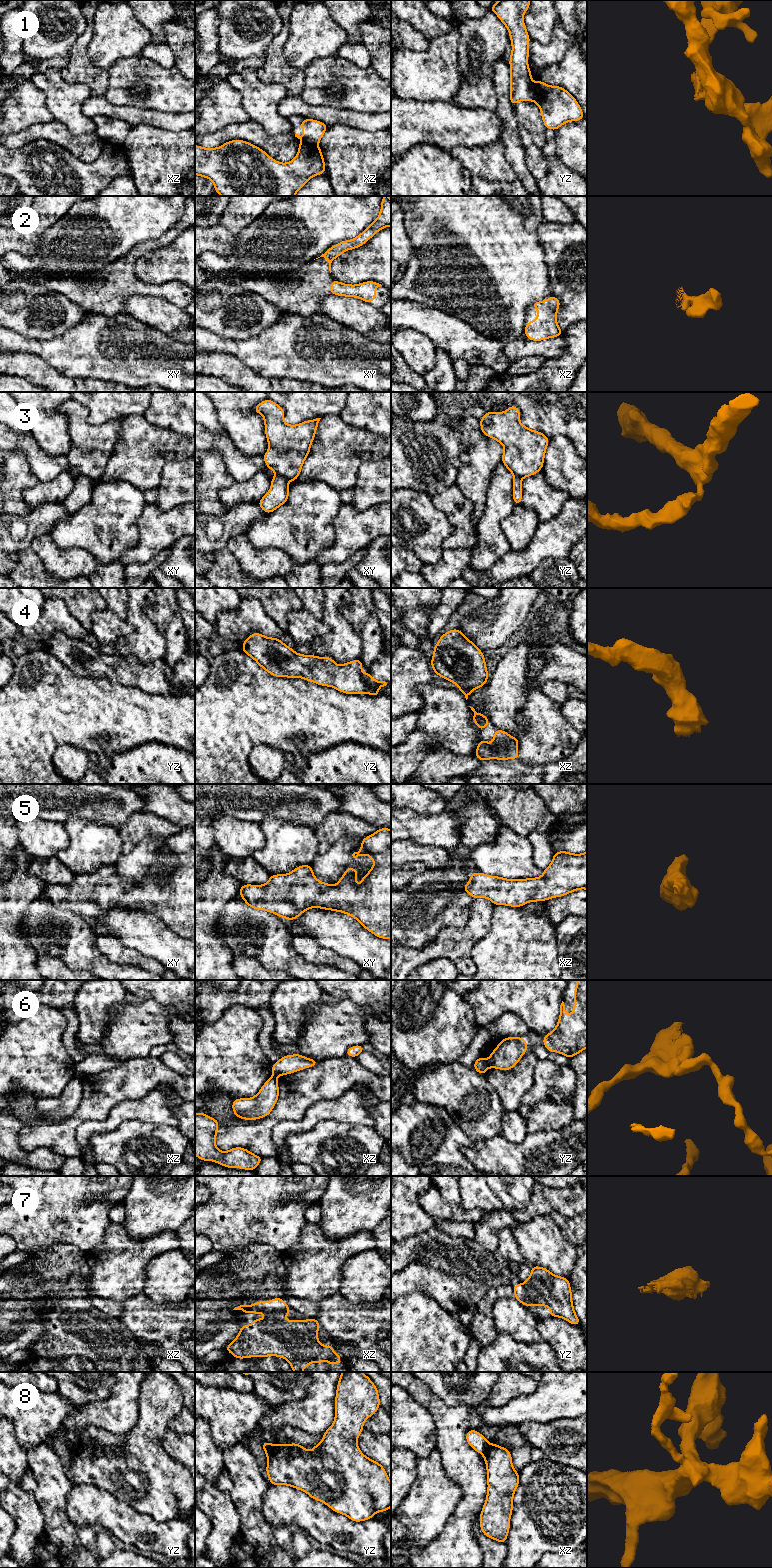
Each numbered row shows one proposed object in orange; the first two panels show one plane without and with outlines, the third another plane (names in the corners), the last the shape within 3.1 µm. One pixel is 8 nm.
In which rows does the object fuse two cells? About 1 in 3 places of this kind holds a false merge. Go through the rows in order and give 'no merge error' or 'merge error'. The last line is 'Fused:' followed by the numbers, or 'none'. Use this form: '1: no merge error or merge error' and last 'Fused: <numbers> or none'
1: merge error
2: no merge error
3: merge error
4: no merge error
5: no merge error
6: merge error
7: no merge error
8: merge error
Fused: 1, 3, 6, 8

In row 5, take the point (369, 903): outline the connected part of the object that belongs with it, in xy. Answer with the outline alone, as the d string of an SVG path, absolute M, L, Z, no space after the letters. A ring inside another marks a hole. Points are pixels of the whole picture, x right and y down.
M380 828L375 833L361 840L361 849L359 852L354 852L352 856L368 855L374 865L369 872L362 877L362 883L357 885L355 879L358 876L358 871L355 868L347 867L344 875L340 878L336 885L330 885L319 881L313 873L312 865L301 865L296 867L288 874L271 875L268 882L263 885L242 885L239 894L247 906L271 912L278 917L283 917L293 921L298 918L304 911L310 908L322 908L325 910L337 911L345 913L361 923L361 925L382 939L391 939L391 829Z

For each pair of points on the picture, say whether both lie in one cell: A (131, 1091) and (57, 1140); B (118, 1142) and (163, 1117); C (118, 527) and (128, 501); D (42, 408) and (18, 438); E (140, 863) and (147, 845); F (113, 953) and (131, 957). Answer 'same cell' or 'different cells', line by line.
A: same cell
B: different cells
C: same cell
D: different cells
E: same cell
F: same cell

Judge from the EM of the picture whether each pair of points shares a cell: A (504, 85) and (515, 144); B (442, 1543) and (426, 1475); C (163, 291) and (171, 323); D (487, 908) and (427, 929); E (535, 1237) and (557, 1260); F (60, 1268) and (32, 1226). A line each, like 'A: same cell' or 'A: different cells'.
A: same cell
B: different cells
C: different cells
D: different cells
E: same cell
F: different cells

